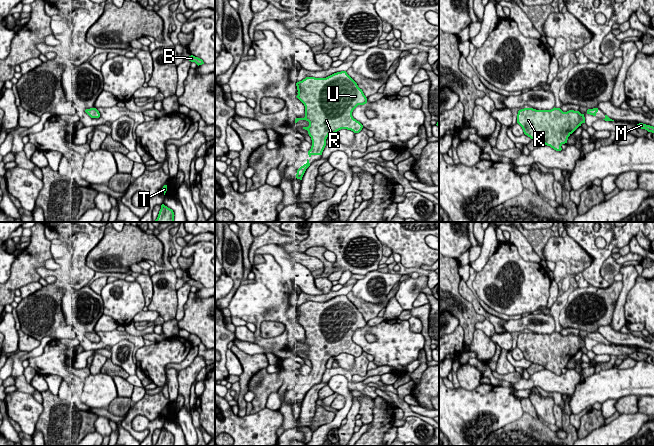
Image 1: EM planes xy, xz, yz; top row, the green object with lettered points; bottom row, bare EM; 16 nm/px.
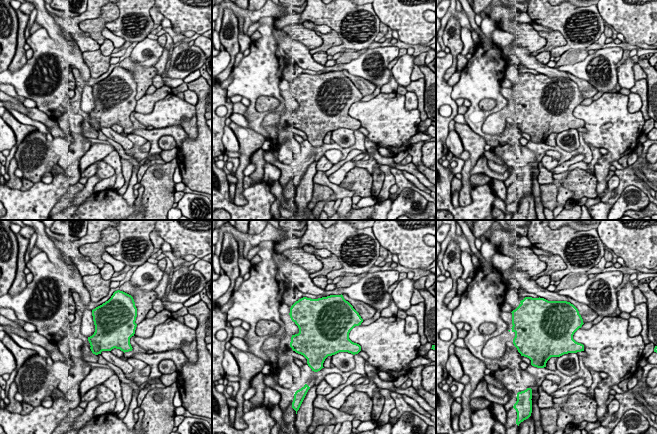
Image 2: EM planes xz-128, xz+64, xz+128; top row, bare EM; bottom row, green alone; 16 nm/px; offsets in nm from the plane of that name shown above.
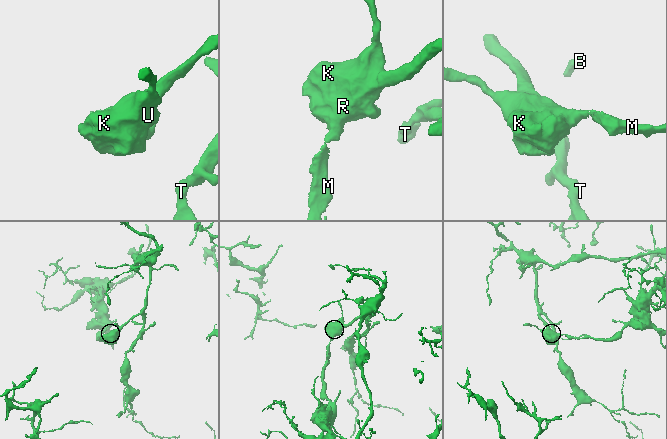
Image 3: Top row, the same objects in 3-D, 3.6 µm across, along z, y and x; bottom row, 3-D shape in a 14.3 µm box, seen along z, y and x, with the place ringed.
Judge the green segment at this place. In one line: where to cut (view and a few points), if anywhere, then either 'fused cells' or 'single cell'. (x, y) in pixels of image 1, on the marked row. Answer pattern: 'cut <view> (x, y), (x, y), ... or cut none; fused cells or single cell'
cut none; single cell

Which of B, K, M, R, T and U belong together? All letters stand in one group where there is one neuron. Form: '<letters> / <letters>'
B K M R T U

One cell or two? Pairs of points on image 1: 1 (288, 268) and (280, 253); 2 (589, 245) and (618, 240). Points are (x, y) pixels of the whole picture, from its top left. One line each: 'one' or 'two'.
1: one
2: one

